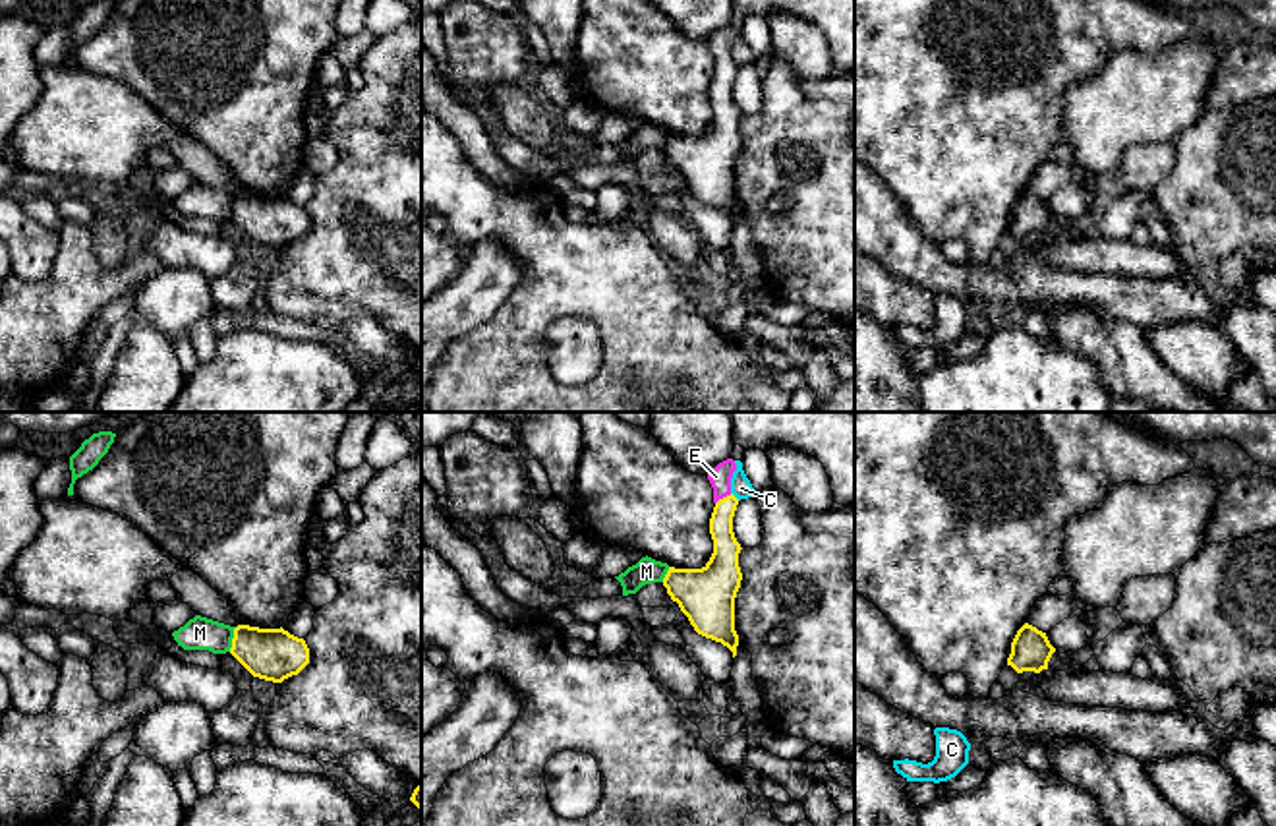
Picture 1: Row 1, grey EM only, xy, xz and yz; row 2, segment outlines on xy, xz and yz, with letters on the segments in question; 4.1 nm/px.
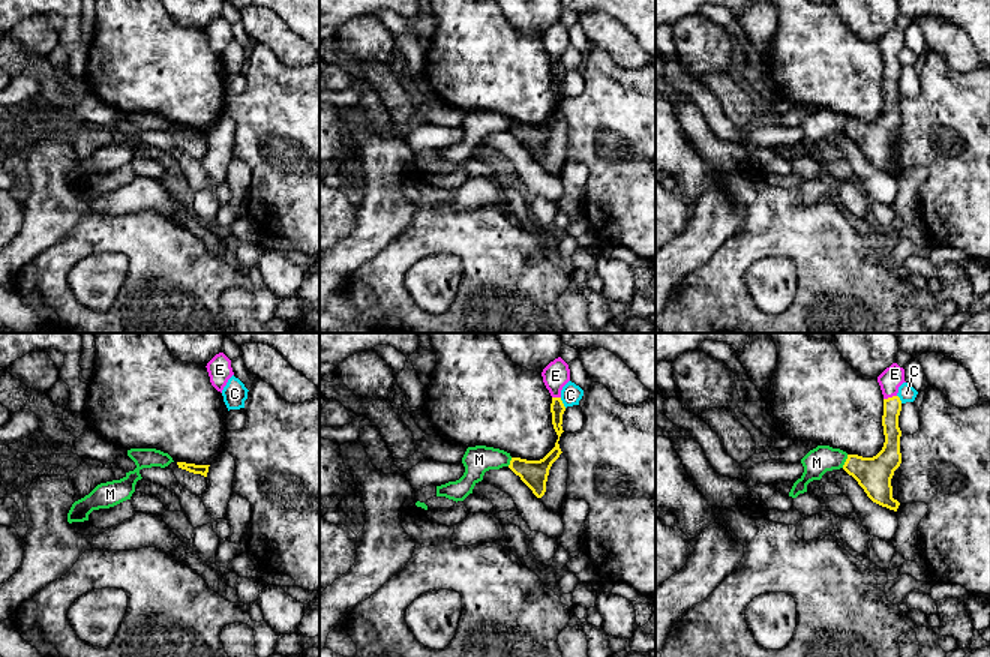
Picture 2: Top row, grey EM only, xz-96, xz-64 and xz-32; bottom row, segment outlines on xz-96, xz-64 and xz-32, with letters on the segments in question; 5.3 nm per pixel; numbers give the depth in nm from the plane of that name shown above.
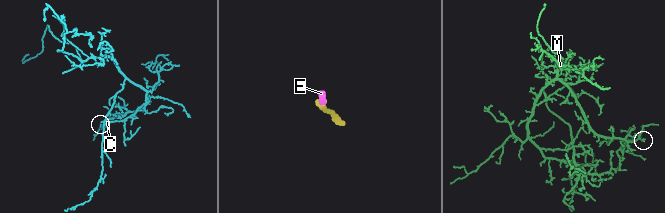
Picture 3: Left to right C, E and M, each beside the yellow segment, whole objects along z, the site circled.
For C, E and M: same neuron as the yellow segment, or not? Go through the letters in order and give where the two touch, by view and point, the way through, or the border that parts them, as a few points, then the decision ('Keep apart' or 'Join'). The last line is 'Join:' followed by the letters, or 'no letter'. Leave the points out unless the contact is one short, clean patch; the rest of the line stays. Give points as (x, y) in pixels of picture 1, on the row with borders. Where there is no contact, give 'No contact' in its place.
C: Touches yellow at xz (733, 496). Boundary: xz (731, 492), (739, 500). Keep apart
E: Touches yellow at xz (724, 498). Path across: xz (725, 548), (724, 498), (720, 478). Join
M: Touches yellow at xy (232, 639). Boundary: xy (236, 627), (229, 650). Keep apart
Join: E

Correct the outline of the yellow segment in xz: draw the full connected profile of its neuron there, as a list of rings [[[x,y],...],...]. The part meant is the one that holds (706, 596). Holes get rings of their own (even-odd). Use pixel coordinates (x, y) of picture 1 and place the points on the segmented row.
[[[733,458],[719,462],[708,480],[713,487],[713,513],[710,534],[713,553],[702,569],[669,567],[663,586],[694,631],[706,638],[721,642],[737,656],[739,634],[735,631],[735,598],[742,573],[739,567],[740,544],[733,532],[733,516],[739,499],[731,493],[731,478],[737,470]]]

